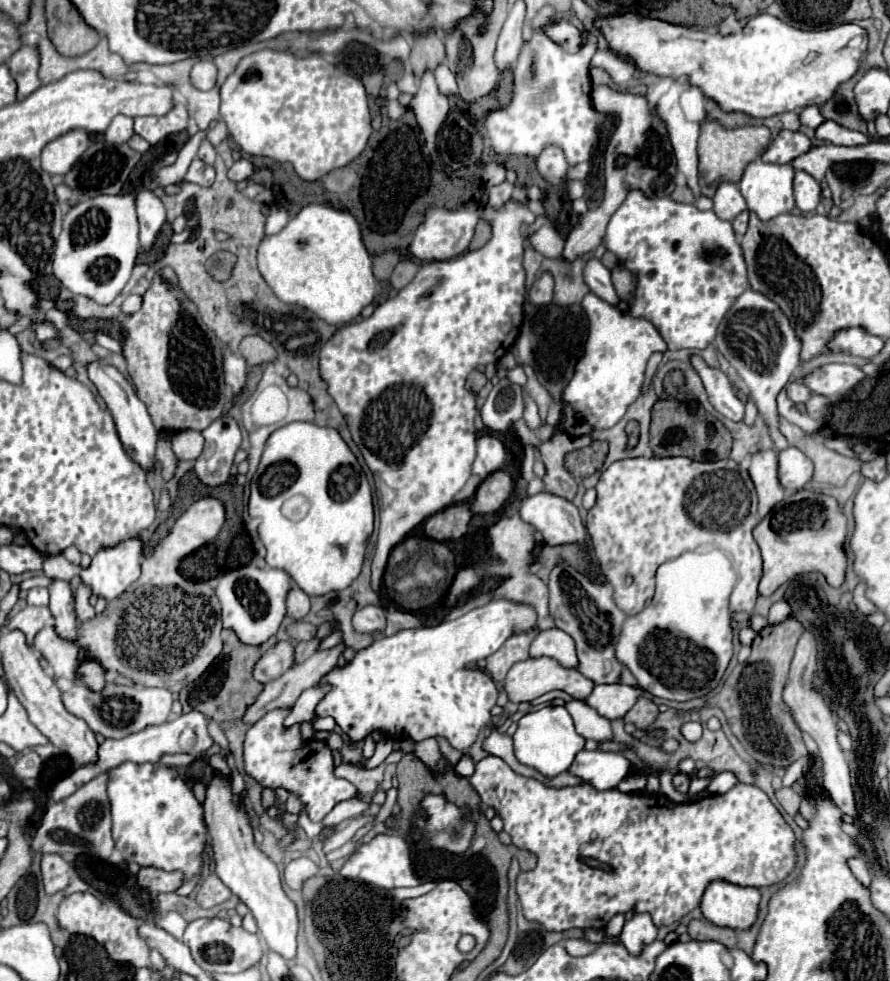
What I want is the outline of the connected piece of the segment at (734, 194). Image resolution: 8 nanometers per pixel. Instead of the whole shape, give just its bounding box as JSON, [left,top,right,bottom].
[712,181,746,221]

